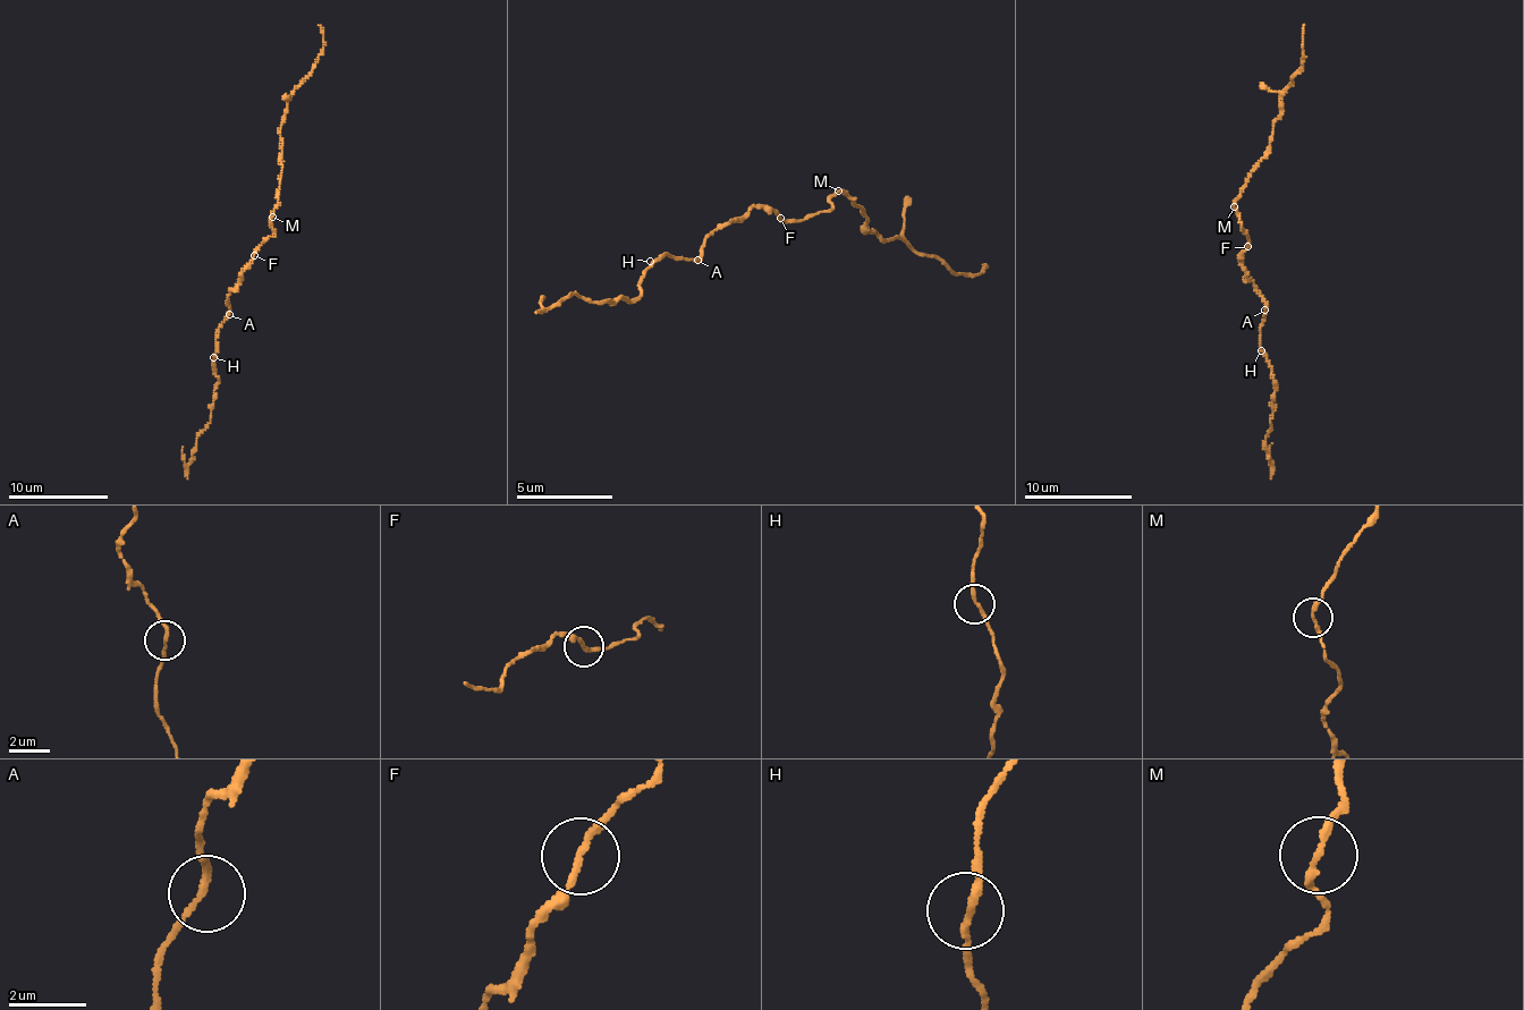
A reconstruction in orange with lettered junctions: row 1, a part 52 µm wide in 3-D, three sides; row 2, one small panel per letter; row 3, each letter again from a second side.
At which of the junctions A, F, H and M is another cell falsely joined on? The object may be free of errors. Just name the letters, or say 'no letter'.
no letter

